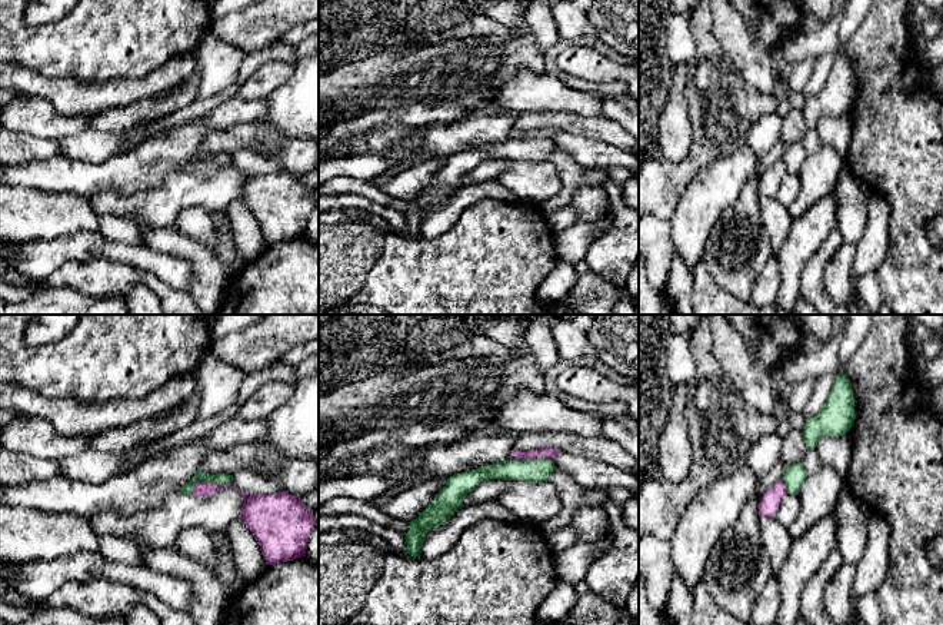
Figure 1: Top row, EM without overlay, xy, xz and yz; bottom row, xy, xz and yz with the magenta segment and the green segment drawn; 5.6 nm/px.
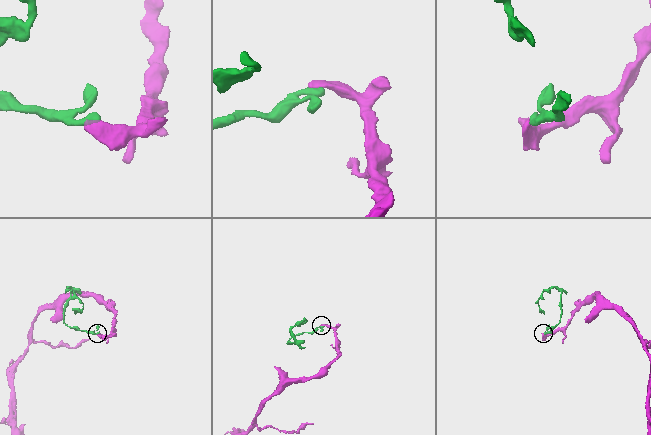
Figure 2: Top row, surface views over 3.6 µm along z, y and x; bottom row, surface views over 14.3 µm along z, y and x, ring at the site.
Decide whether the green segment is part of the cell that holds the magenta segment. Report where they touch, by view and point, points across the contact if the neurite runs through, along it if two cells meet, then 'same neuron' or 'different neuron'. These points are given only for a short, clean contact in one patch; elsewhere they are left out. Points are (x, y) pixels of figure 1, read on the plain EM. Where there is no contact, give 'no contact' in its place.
contact xy (209, 162); border xy (233, 162), (227, 165), (197, 162), (190, 173); different neuron

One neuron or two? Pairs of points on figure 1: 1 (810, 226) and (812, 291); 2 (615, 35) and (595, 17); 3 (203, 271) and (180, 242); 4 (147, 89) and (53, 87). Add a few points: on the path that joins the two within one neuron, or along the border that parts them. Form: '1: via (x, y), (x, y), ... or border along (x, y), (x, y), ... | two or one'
1: border along (830, 230), (806, 263), (800, 275), (799, 289) | two
2: via (610, 30), (599, 19) | one
3: via (202, 263), (187, 249) | one
4: via (125, 92), (76, 93) | one

